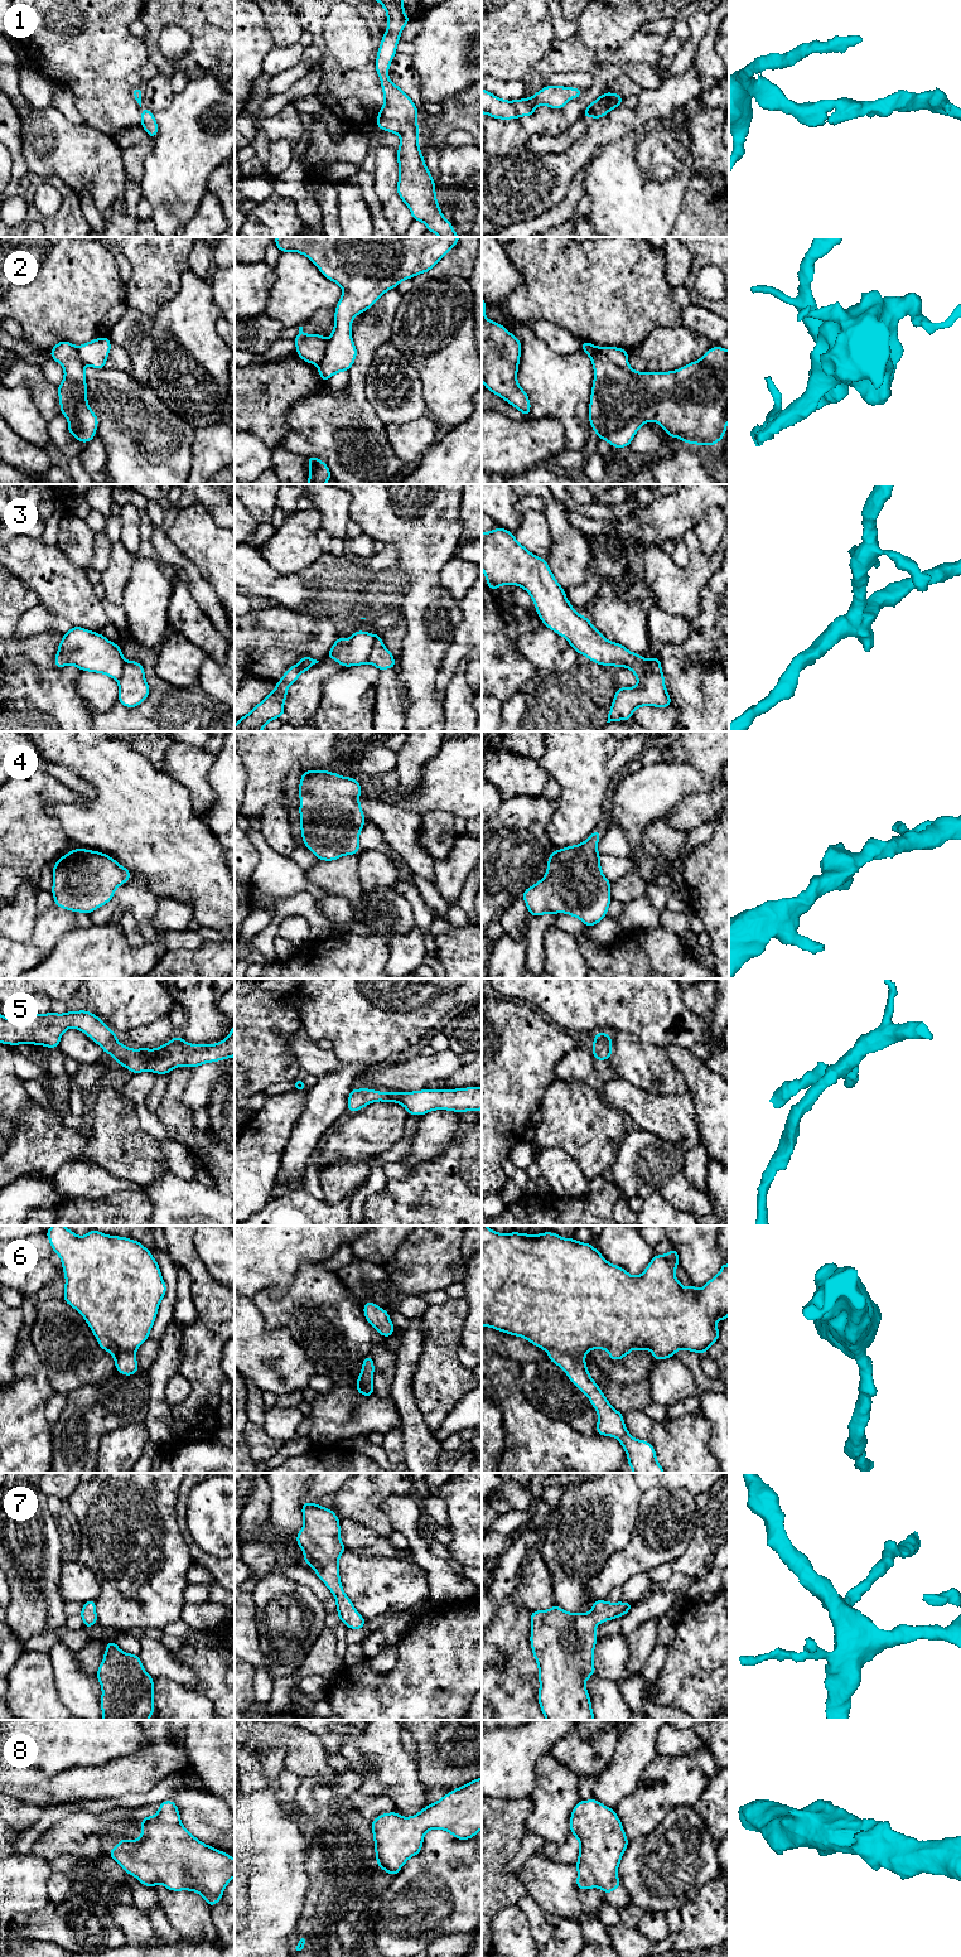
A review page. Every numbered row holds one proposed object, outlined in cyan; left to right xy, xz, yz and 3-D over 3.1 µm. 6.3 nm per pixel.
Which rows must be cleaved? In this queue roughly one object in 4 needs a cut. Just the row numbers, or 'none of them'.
2, 3

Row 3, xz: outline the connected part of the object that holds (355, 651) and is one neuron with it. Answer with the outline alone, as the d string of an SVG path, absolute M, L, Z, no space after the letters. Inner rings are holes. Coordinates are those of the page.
M356 630L347 641L338 636L325 657L337 661L343 667L368 663L376 634Z

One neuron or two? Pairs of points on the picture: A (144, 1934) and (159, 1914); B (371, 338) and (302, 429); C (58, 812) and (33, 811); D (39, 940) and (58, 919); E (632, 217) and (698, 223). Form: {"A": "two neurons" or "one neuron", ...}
{"A": "two neurons", "B": "one neuron", "C": "two neurons", "D": "one neuron", "E": "two neurons"}

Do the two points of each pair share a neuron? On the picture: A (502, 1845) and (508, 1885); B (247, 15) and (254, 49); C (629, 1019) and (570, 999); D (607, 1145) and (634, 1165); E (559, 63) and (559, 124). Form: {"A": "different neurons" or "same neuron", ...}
{"A": "same neuron", "B": "same neuron", "C": "same neuron", "D": "different neurons", "E": "same neuron"}

